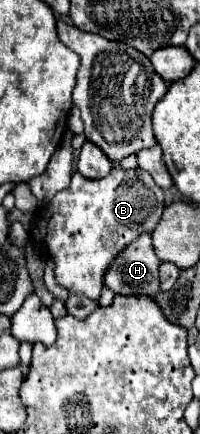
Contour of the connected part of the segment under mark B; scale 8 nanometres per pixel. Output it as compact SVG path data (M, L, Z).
M114 165L104 179L86 179L78 171L68 189L54 195L34 237L48 249L56 263L56 281L70 293L98 299L104 271L118 253L142 233L152 233L164 211L164 191L142 169L126 171Z

